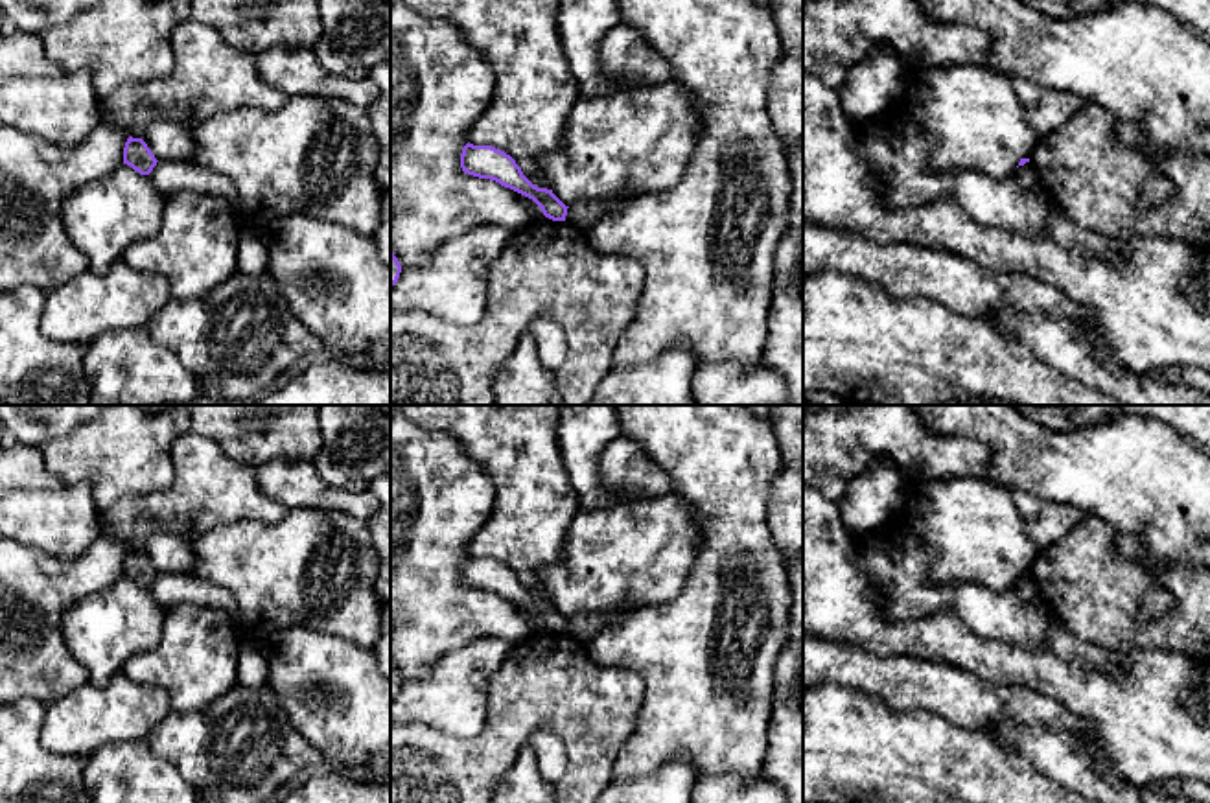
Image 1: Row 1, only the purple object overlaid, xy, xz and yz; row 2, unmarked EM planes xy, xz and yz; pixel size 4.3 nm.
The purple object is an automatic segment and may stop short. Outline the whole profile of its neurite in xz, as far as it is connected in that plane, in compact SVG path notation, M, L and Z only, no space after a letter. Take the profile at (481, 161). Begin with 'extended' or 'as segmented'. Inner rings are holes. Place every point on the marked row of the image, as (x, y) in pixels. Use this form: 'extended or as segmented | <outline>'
as segmented | M466 144L460 155L460 168L464 173L490 179L505 188L510 188L529 199L532 199L553 221L565 221L567 208L554 193L547 188L534 186L516 164L516 160L501 149L492 145Z

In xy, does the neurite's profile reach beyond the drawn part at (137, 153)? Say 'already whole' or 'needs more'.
already whole

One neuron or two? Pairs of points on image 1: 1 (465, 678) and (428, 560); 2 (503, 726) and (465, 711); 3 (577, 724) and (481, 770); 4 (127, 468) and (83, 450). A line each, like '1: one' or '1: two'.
1: two
2: two
3: one
4: one

